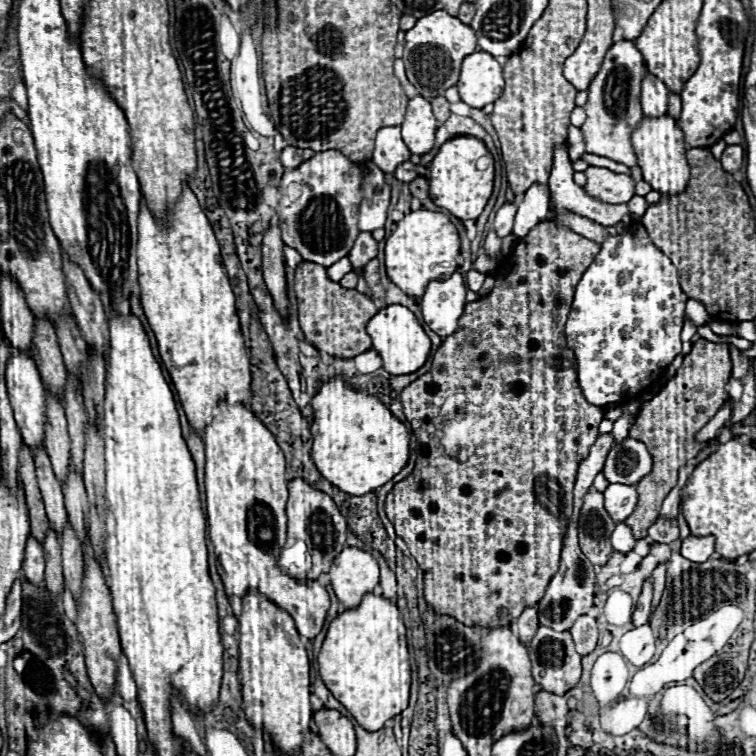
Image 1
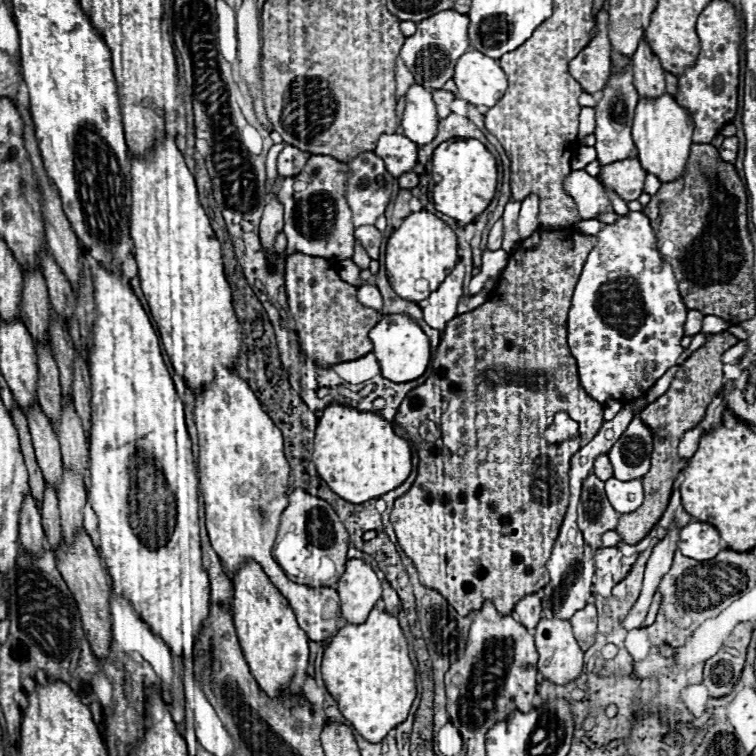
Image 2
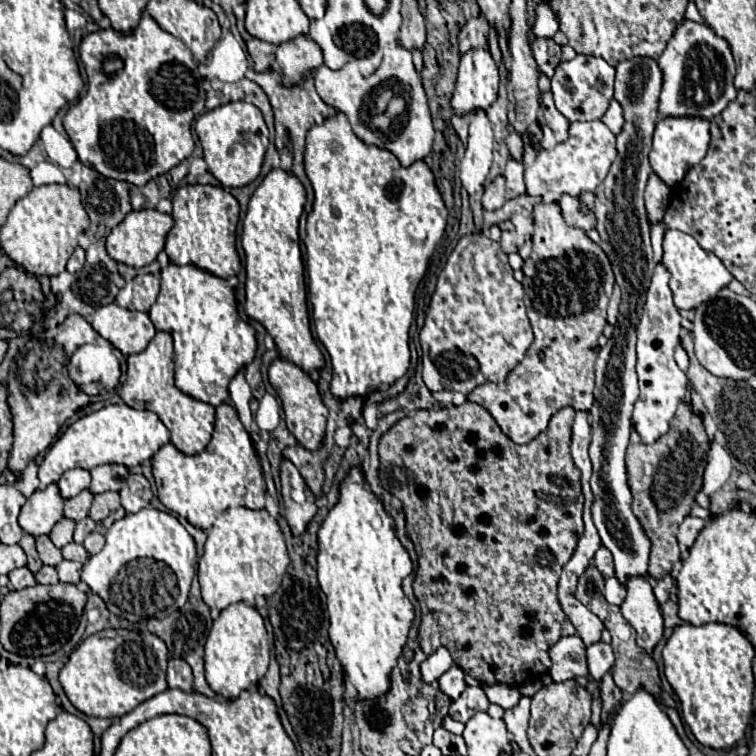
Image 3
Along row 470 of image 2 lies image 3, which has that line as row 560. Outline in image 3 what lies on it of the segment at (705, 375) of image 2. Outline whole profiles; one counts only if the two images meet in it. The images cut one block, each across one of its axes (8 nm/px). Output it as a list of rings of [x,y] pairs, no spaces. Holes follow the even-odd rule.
[[[682,402],[678,406],[668,434],[658,438],[658,442],[646,446],[640,442],[640,436],[632,432],[628,452],[626,452],[628,482],[634,496],[632,510],[636,518],[642,522],[646,536],[652,542],[648,574],[654,580],[660,580],[666,574],[670,574],[674,562],[680,560],[676,532],[680,522],[688,516],[690,508],[694,506],[694,498],[698,490],[702,488],[702,474],[706,466],[708,444],[710,440],[706,436],[704,422],[700,416],[692,412],[688,402]]]

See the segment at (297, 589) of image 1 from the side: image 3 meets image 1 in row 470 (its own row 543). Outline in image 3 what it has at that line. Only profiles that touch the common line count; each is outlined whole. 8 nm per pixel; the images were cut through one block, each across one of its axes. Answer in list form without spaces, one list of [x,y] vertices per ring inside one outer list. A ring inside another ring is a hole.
[[[234,506],[224,510],[204,546],[204,554],[198,566],[198,580],[202,588],[202,600],[210,608],[224,610],[234,602],[248,602],[254,606],[258,596],[272,596],[288,568],[288,552],[282,530],[266,510],[250,510],[246,506]]]

